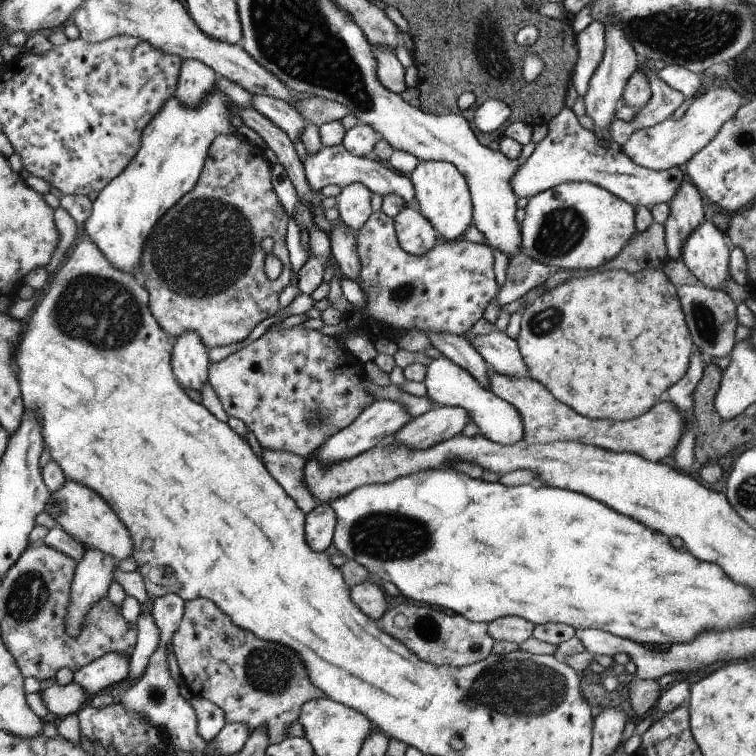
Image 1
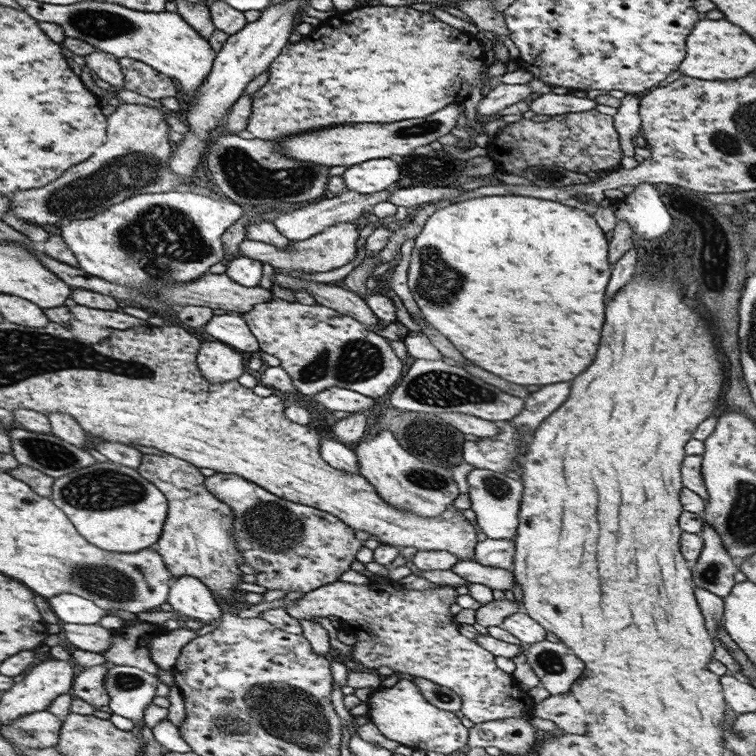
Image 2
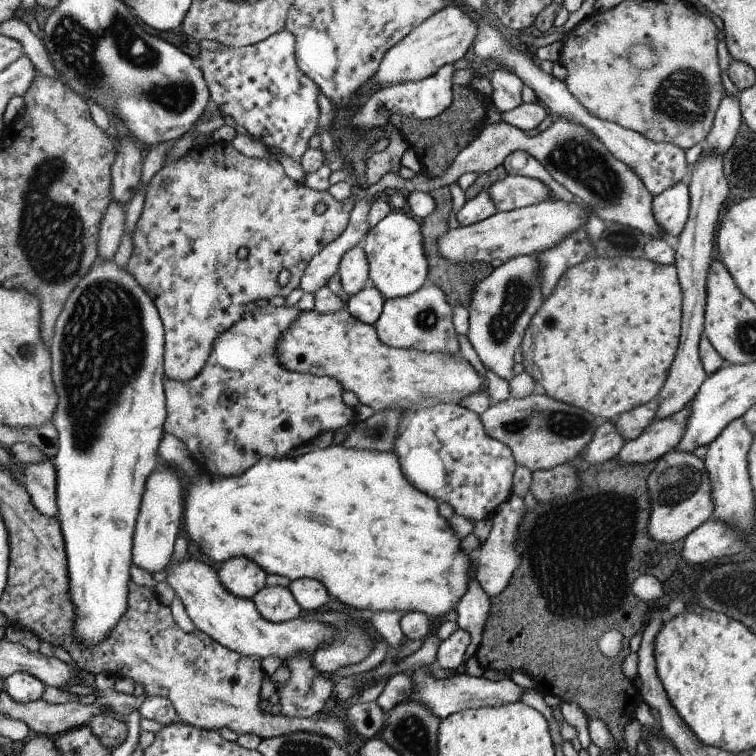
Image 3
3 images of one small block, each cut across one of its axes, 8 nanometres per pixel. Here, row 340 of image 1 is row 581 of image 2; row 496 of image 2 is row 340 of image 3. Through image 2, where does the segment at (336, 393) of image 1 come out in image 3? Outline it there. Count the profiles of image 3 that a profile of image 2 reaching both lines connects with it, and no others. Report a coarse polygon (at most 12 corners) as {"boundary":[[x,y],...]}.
{"boundary":[[302,307],[246,312],[163,430],[209,476],[357,423],[338,379],[288,370]]}

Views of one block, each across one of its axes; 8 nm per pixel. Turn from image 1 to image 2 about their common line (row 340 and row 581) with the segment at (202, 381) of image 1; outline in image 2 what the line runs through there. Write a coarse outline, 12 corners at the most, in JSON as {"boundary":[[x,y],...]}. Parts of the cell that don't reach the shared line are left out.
{"boundary":[[196,577],[173,580],[167,602],[180,614],[216,626],[223,615]]}

